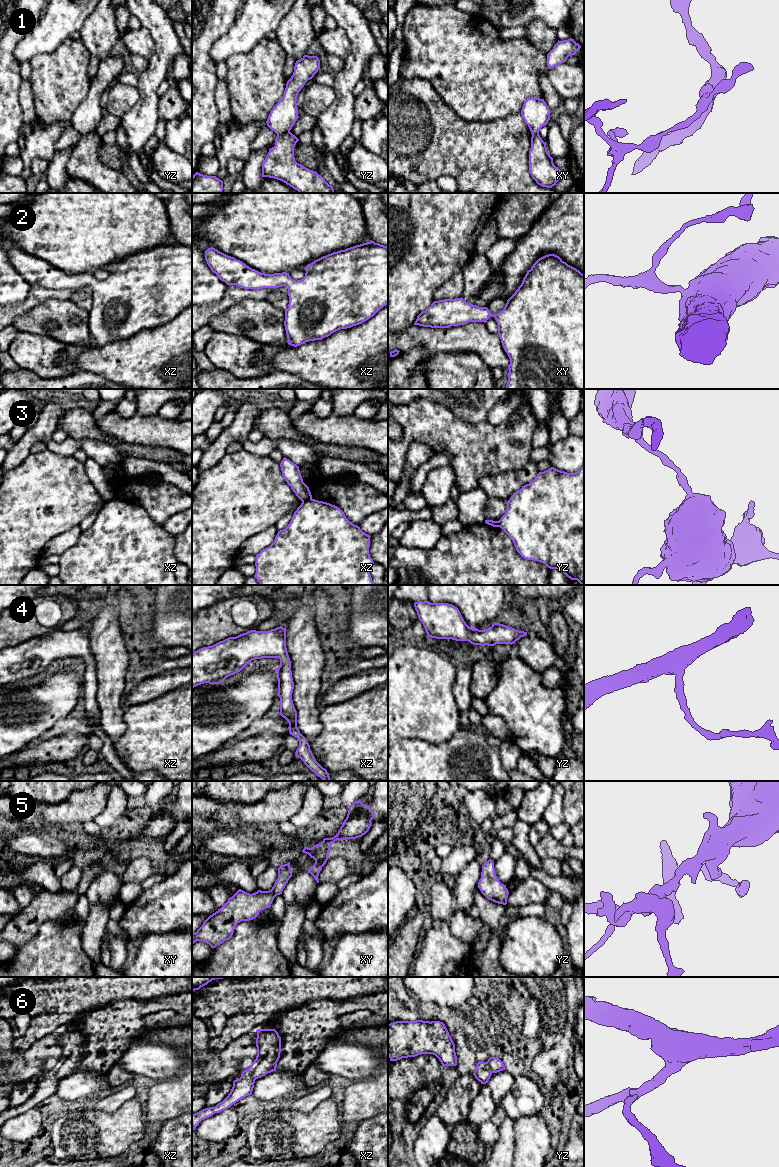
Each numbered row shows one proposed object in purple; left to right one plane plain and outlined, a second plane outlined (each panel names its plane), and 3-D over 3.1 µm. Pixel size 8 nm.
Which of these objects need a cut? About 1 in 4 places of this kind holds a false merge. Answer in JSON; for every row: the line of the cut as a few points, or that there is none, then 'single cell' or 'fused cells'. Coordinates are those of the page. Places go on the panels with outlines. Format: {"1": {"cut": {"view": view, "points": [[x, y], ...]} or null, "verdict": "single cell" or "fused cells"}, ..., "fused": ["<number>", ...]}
{"1": {"cut": {"view": "yz", "points": [[289, 130], [277, 135]]}, "verdict": "fused cells"}, "2": {"cut": null, "verdict": "single cell"}, "3": {"cut": {"view": "xz", "points": [[311, 497], [302, 502]]}, "verdict": "fused cells"}, "4": {"cut": null, "verdict": "single cell"}, "5": {"cut": null, "verdict": "single cell"}, "6": {"cut": null, "verdict": "single cell"}, "fused": ["1", "3"]}

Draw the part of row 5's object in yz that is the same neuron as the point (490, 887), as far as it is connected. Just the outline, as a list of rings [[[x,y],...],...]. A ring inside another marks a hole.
[[[491,859],[482,866],[481,878],[477,887],[487,899],[498,904],[507,904],[509,891],[506,885],[498,880],[495,874],[494,862]]]

